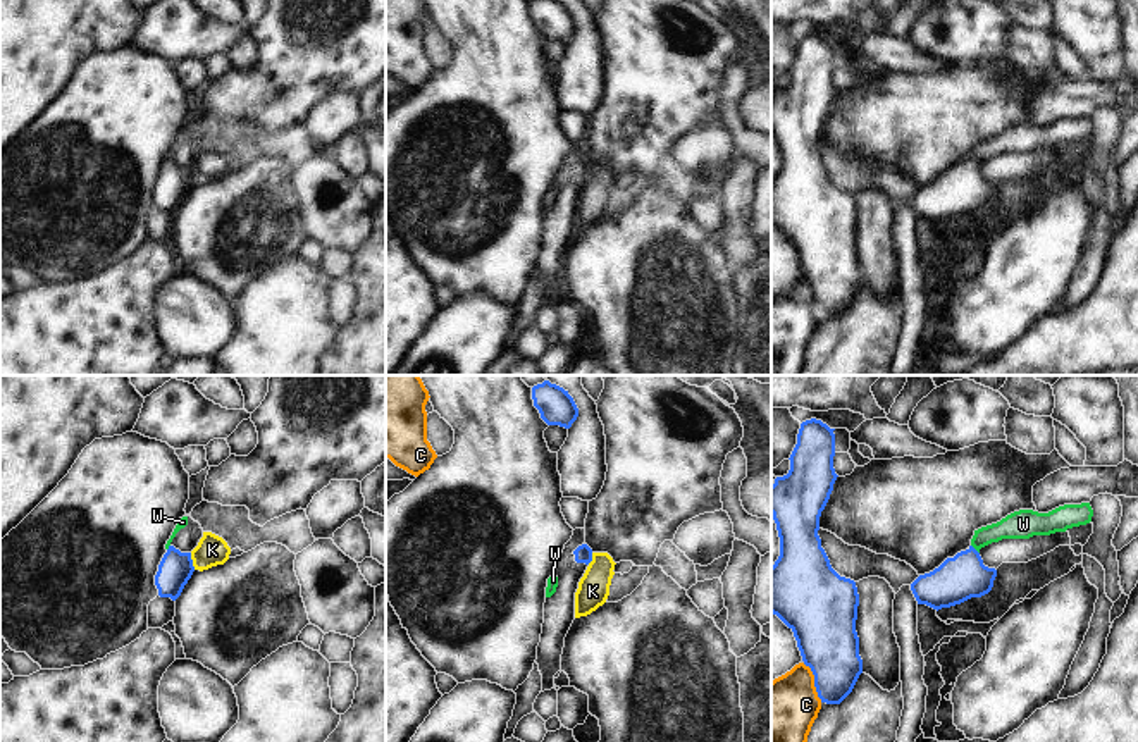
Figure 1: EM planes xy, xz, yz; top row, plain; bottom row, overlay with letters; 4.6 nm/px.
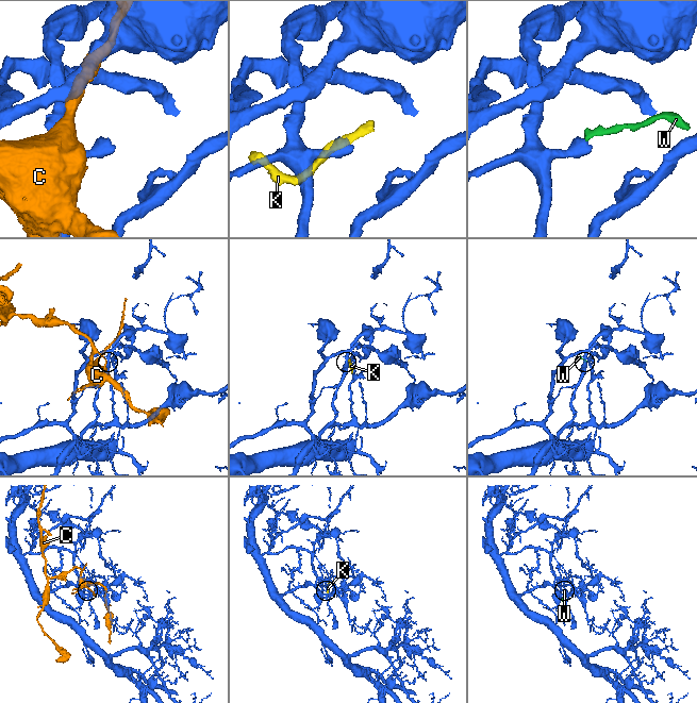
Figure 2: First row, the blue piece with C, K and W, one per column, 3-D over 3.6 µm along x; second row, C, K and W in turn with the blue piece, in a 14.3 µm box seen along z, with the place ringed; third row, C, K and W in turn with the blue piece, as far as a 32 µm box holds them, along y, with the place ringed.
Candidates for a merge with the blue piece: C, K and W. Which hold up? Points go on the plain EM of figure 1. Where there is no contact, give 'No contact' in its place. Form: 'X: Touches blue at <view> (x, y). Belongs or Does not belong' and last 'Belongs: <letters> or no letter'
C: Touches blue at yz (815, 296). Does not belong
K: Touches blue at xy (191, 176). Does not belong
W: Touches blue at yz (975, 164). Belongs
Belongs: W.

